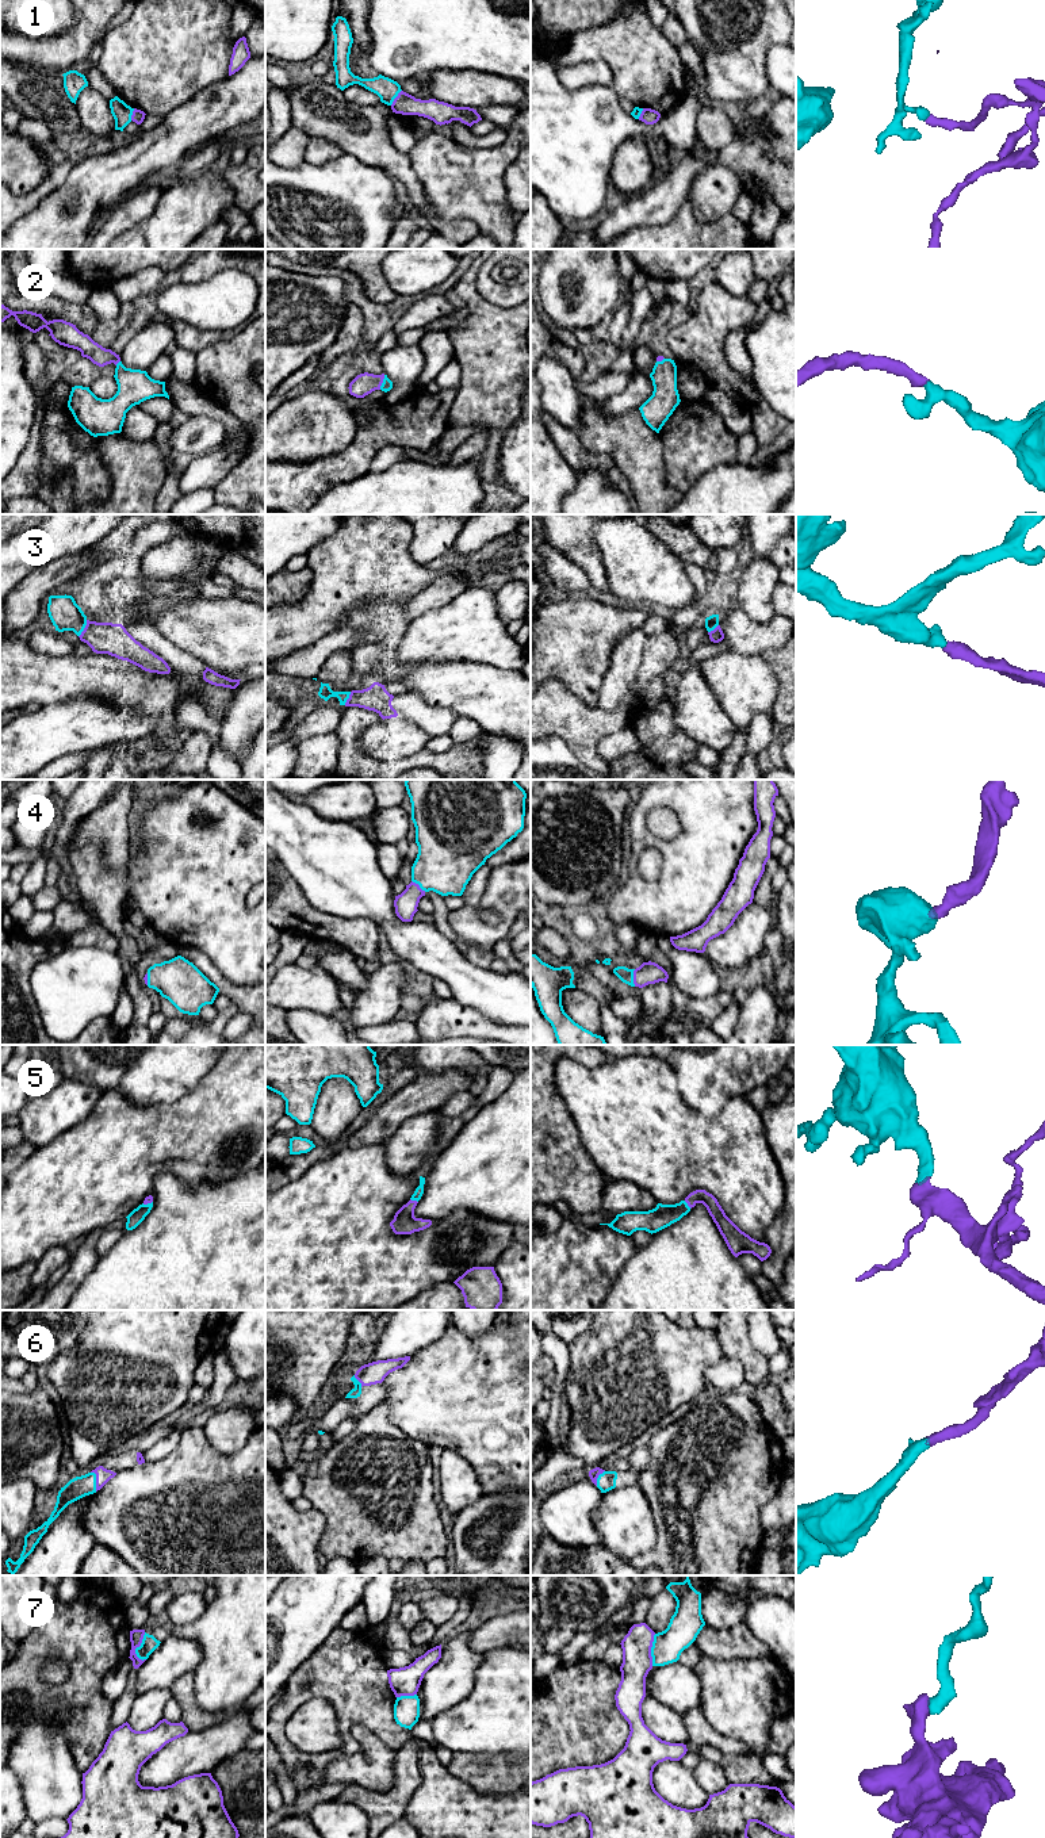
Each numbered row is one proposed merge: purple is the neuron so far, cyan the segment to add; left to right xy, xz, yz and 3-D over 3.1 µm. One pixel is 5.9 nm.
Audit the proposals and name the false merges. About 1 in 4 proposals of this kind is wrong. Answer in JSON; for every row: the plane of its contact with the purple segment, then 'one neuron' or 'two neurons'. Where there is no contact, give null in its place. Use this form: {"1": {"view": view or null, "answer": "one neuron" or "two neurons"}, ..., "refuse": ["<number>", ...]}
{"1": {"view": "xz", "answer": "two neurons"}, "2": {"view": "xz", "answer": "one neuron"}, "3": {"view": "xy", "answer": "one neuron"}, "4": {"view": "yz", "answer": "one neuron"}, "5": {"view": "xz", "answer": "one neuron"}, "6": {"view": "xy", "answer": "one neuron"}, "7": {"view": "xy", "answer": "two neurons"}, "refuse": ["1", "7"]}

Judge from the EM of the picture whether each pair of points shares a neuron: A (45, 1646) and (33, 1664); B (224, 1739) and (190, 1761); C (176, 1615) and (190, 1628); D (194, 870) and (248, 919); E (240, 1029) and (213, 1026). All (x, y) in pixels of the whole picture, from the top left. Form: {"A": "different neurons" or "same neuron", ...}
{"A": "same neuron", "B": "same neuron", "C": "different neurons", "D": "same neuron", "E": "different neurons"}

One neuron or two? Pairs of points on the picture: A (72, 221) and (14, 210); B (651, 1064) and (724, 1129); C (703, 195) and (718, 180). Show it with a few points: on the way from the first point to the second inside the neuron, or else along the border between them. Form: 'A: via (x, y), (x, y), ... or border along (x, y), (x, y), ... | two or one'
A: border along (50, 191), (14, 223) | two
B: via (653, 1087), (695, 1129), (701, 1129) | one
C: via (707, 191), (714, 183) | one

